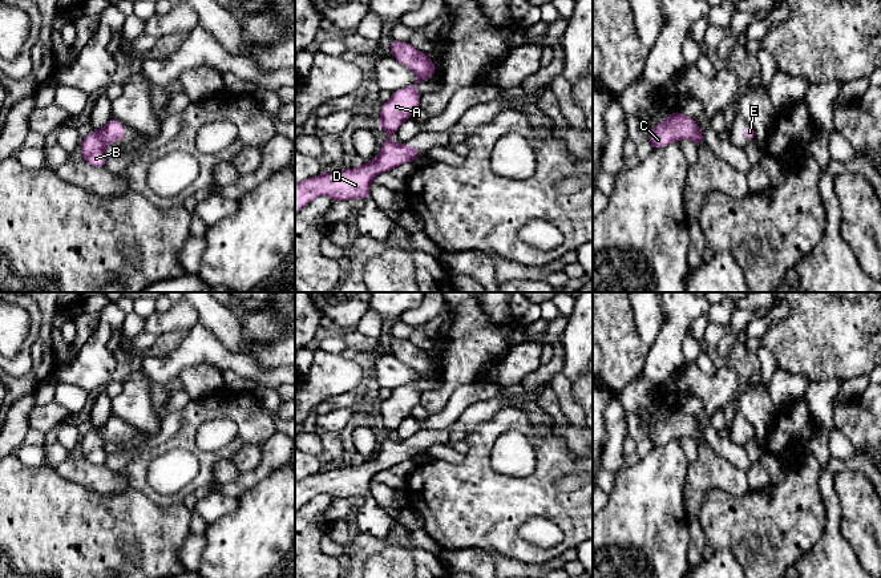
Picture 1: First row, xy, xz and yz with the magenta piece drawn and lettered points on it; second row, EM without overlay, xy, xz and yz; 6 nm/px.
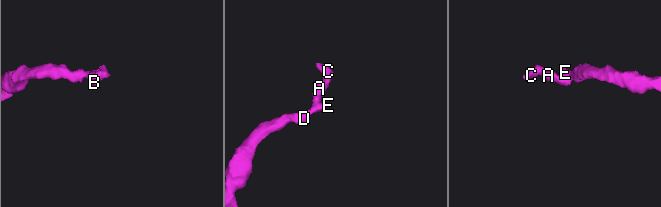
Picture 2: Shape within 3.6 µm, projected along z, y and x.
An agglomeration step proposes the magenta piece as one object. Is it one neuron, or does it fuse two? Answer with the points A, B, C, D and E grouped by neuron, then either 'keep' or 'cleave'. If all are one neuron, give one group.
A B C D E | keep

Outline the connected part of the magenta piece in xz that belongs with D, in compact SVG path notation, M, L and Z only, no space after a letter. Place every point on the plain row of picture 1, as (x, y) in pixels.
M389 337L389 341L392 355L413 368L417 379L415 383L392 389L391 397L381 403L377 423L387 431L387 437L376 456L360 465L344 465L295 481L295 513L318 493L327 493L332 498L368 497L369 482L376 473L421 453L415 444L391 440L389 433L397 431L401 421L411 416L413 407L420 404L421 393L416 383L428 377L437 365L427 351L419 349L409 340Z

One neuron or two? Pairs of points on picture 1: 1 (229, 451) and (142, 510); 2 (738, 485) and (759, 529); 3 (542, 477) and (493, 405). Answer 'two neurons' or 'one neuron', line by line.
1: two neurons
2: two neurons
3: two neurons

